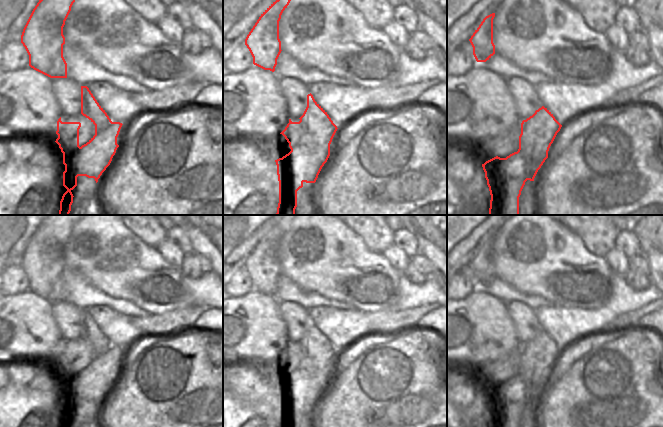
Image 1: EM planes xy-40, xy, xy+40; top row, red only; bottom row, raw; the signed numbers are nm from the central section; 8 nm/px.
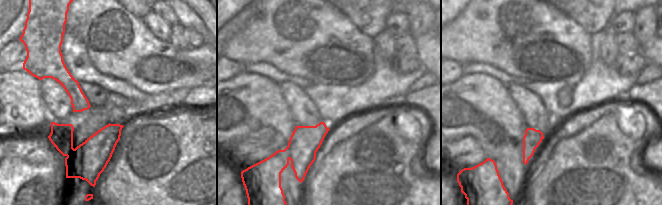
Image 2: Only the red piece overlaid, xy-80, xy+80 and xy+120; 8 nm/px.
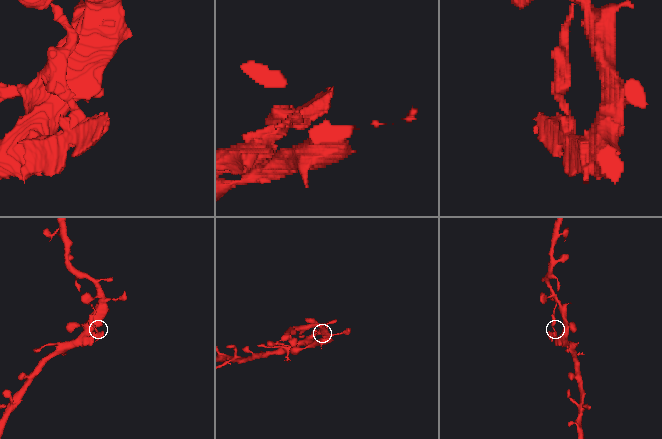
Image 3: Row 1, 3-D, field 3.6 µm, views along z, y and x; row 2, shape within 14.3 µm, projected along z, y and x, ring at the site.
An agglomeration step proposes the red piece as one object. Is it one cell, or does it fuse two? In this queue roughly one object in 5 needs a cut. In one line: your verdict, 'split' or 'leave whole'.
split

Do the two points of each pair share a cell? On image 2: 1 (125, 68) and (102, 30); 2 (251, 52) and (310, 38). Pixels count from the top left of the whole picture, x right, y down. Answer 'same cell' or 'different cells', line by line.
1: same cell
2: same cell

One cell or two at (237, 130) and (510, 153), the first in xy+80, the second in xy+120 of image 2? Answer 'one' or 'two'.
one

